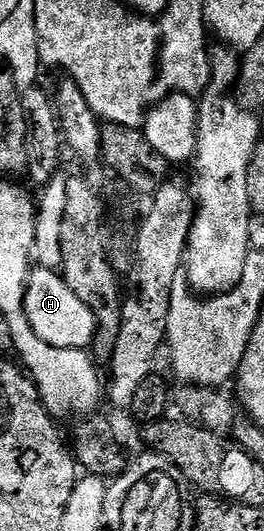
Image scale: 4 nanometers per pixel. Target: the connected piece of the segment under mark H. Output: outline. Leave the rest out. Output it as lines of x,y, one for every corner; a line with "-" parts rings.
31,269
30,279
26,282
26,315
36,336
56,348
86,350
94,341
94,333
98,331
88,304
84,304
84,300
80,300
80,296
68,288
57,269

